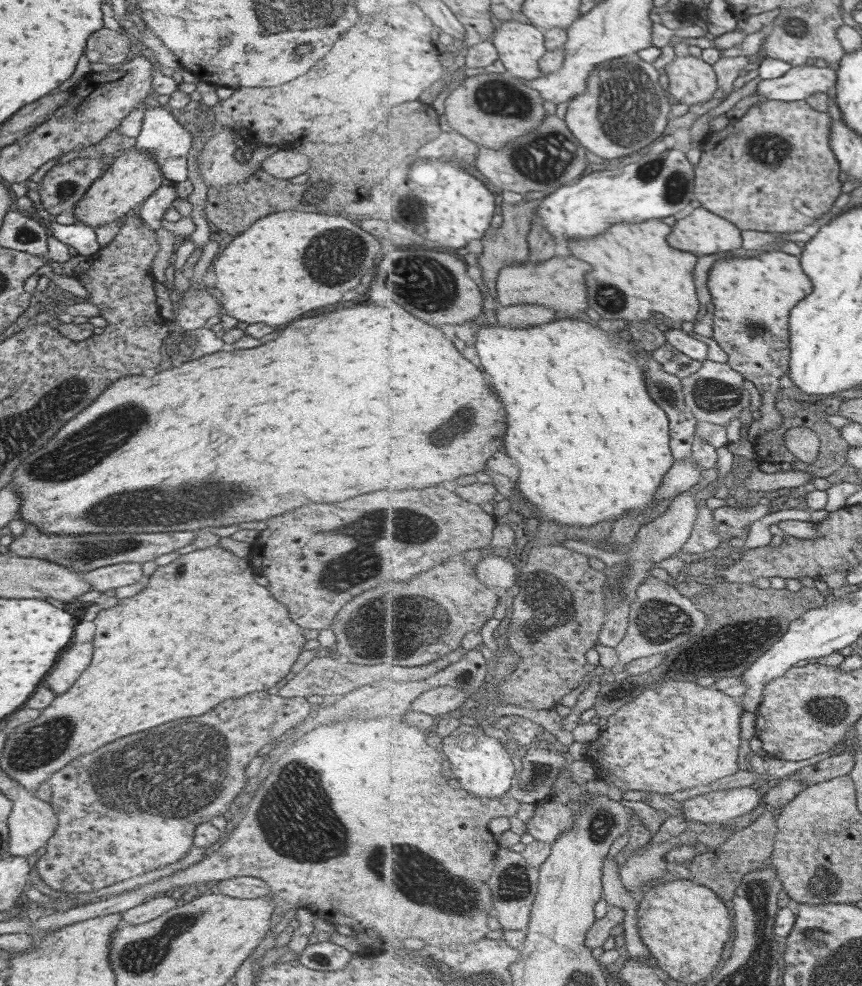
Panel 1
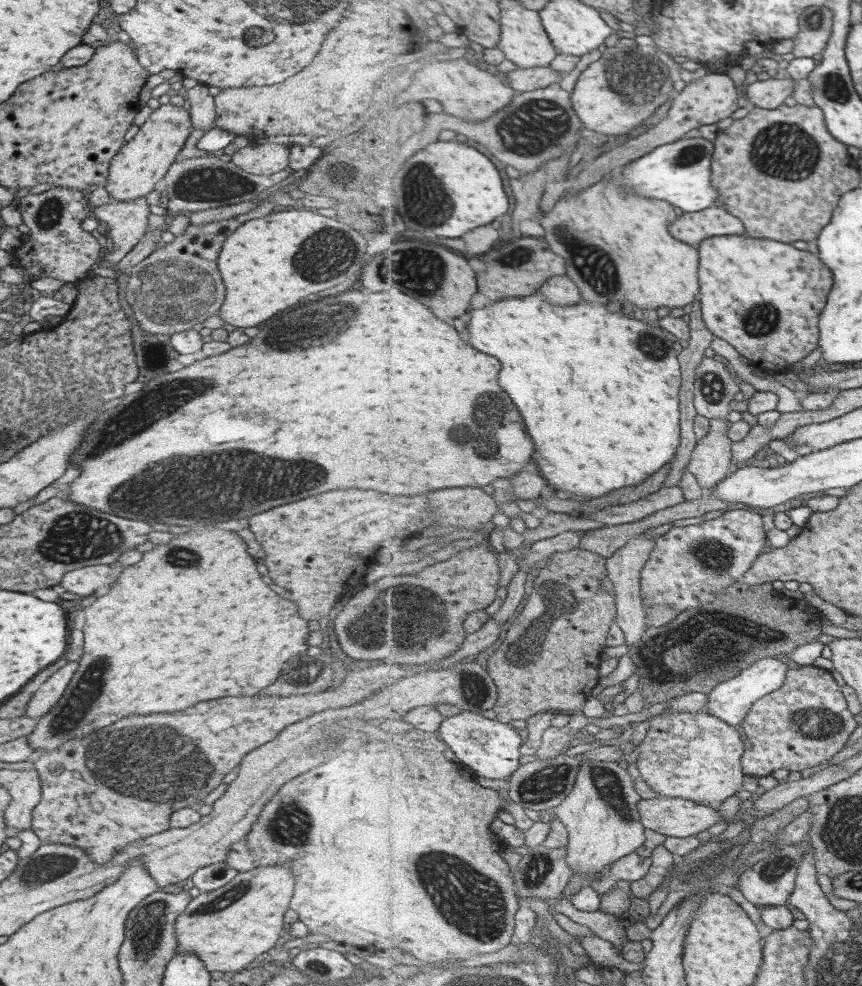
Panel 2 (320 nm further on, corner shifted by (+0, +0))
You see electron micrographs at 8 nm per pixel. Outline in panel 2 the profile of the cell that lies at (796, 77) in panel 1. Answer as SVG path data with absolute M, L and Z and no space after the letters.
M772 76L767 80L755 81L748 85L746 96L755 107L775 110L791 101L793 90L795 90L795 80L775 79Z

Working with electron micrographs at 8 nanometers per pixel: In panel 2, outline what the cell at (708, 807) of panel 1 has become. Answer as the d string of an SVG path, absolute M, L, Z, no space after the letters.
M664 796L642 799L638 811L646 828L674 837L691 837L721 822L715 807Z

